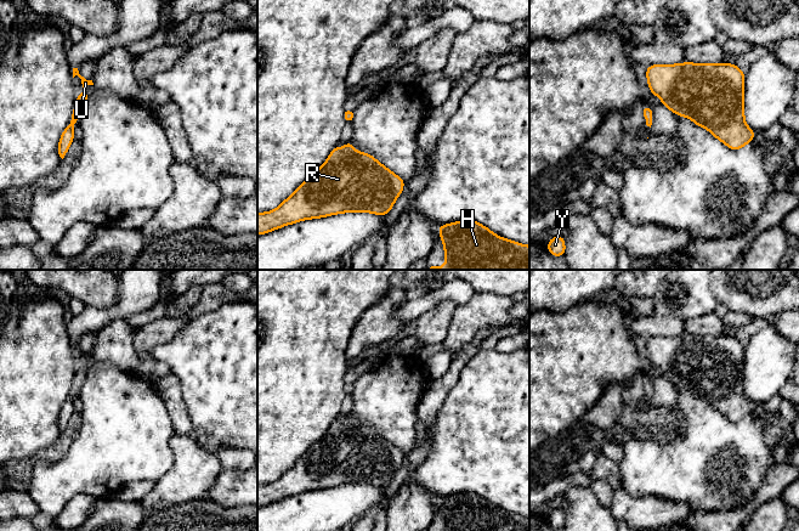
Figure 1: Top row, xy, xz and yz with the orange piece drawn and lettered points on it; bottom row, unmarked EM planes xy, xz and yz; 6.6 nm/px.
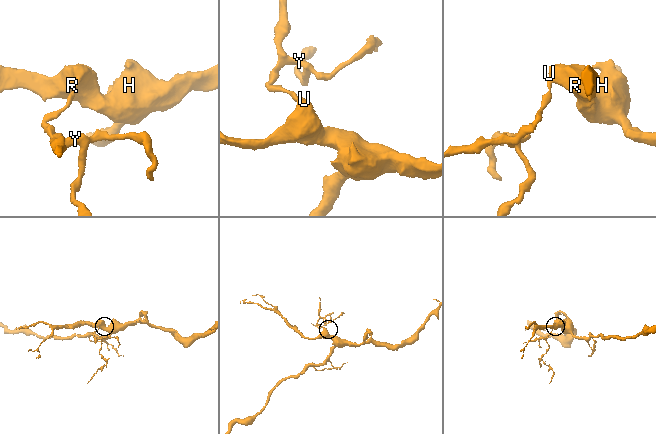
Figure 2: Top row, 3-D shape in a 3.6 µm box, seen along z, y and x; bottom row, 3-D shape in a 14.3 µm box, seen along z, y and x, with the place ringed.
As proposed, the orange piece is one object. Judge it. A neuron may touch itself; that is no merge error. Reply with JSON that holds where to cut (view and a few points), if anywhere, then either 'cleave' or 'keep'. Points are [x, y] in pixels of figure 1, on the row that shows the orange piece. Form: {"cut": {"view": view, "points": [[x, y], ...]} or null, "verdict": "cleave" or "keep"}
{"cut": null, "verdict": "keep"}

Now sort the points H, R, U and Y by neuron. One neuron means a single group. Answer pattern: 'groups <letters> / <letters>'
groups H R U Y

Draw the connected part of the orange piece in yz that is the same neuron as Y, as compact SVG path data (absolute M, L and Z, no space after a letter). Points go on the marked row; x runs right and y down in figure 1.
M555 236L546 244L548 250L552 256L563 256L566 252L563 236Z

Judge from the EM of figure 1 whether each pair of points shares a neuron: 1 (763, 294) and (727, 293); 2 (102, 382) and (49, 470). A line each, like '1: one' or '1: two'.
1: one
2: one

